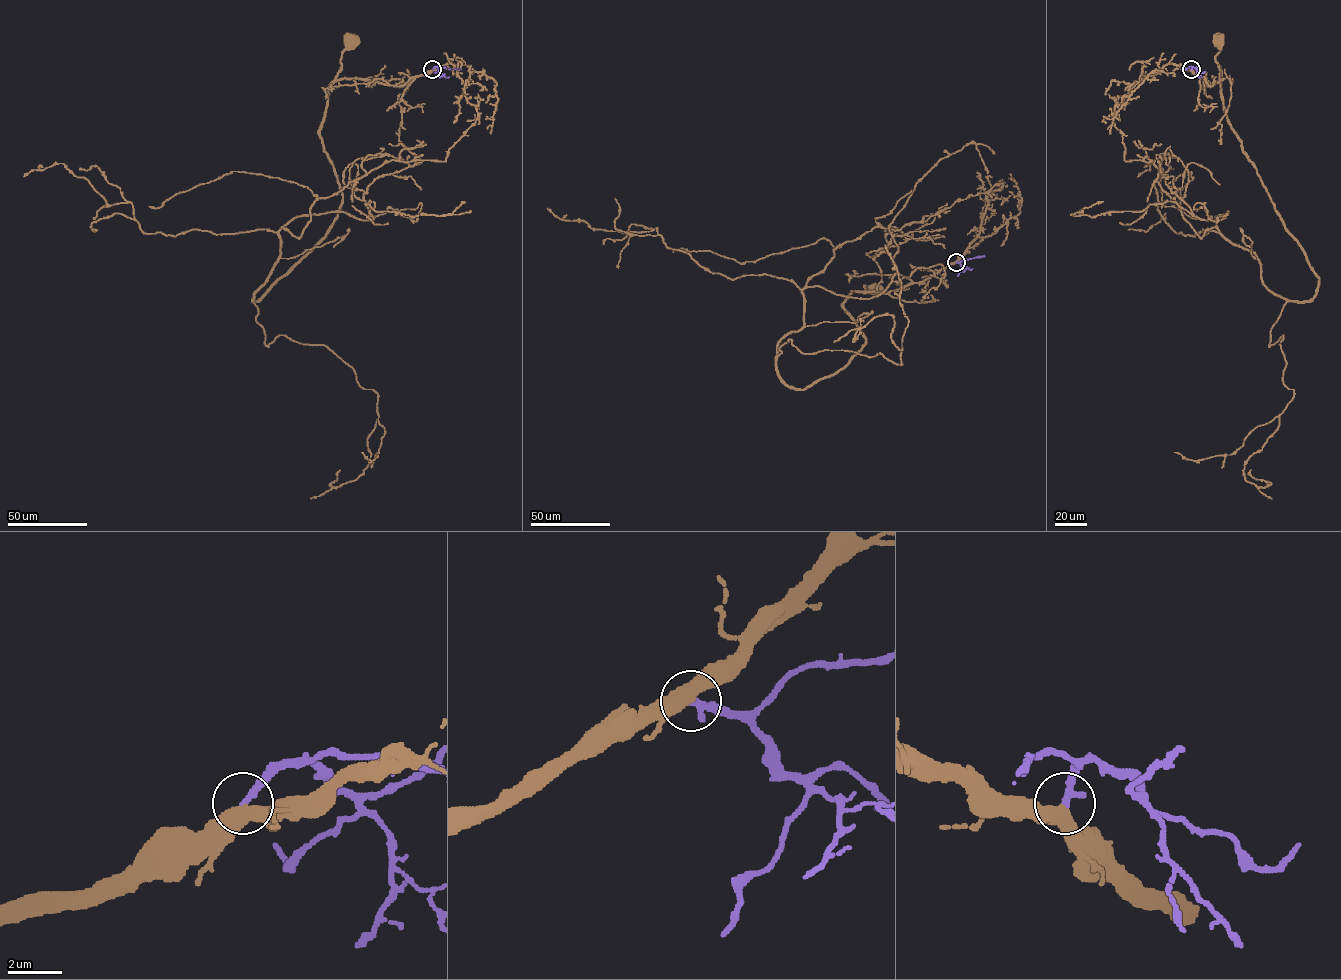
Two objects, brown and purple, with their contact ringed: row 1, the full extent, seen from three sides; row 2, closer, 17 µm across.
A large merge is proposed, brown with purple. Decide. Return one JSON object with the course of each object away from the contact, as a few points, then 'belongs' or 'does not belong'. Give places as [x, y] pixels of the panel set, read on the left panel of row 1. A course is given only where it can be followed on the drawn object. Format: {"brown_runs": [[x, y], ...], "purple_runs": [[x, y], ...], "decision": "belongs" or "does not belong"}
{"brown_runs": [[432, 69], [413, 76], [399, 85], [363, 79], [335, 80], [341, 65], [341, 53], [349, 42]], "purple_runs": [[432, 69], [437, 66], [461, 69]], "decision": "belongs"}

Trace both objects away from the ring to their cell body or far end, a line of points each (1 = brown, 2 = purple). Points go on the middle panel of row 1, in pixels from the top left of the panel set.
1: (956, 262), (923, 281), (886, 293), (859, 291), (865, 289), (864, 285), (868, 290), (873, 288)
2: (956, 262), (984, 256)

